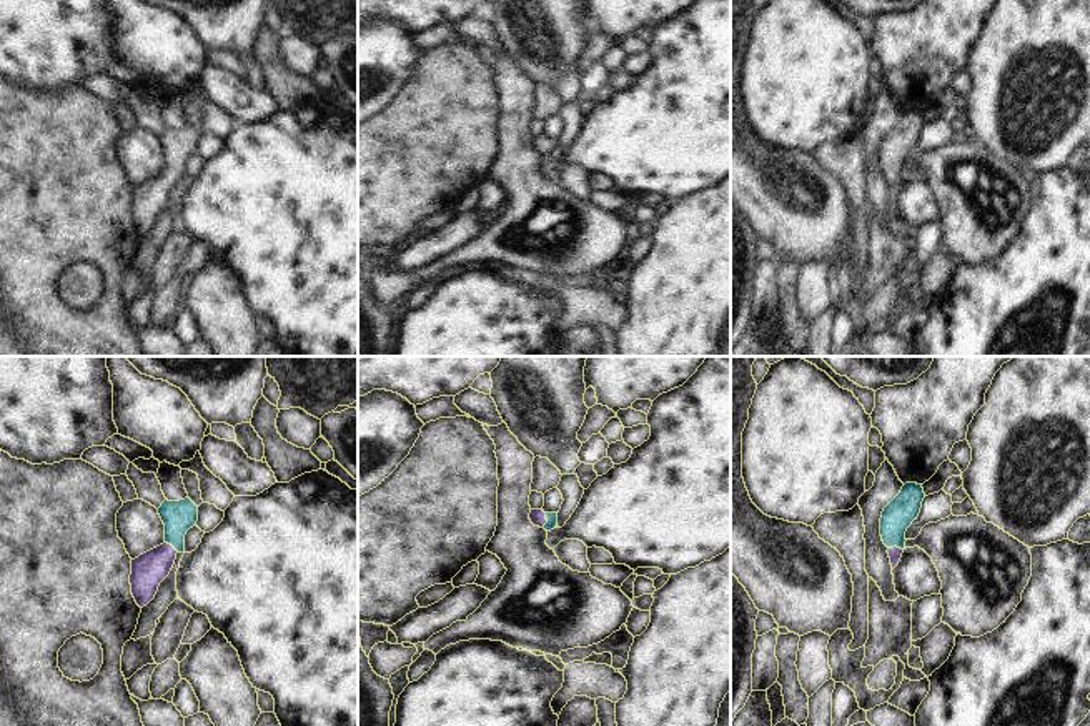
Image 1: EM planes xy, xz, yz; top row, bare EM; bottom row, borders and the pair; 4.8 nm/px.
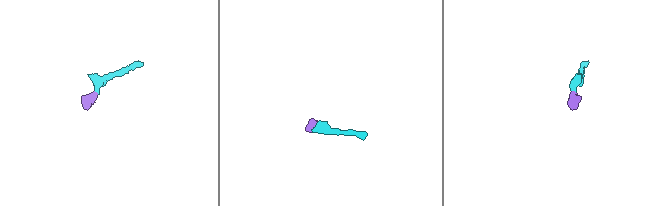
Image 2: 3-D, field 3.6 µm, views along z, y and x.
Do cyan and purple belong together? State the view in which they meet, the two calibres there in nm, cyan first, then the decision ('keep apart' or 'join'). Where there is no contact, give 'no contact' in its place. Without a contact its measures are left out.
xz | 50/80 nm | join

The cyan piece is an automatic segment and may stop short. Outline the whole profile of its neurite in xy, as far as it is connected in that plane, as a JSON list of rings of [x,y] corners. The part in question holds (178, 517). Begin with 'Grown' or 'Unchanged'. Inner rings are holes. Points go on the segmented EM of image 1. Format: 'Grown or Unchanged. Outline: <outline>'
Grown. Outline: [[[190,498],[165,500],[158,515],[165,525],[165,543],[131,559],[131,594],[140,608],[155,598],[160,583],[170,574],[176,554],[185,553],[185,535],[198,521],[198,506]]]

